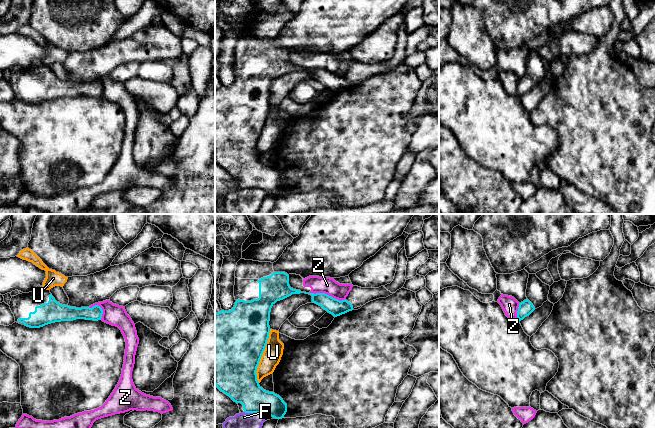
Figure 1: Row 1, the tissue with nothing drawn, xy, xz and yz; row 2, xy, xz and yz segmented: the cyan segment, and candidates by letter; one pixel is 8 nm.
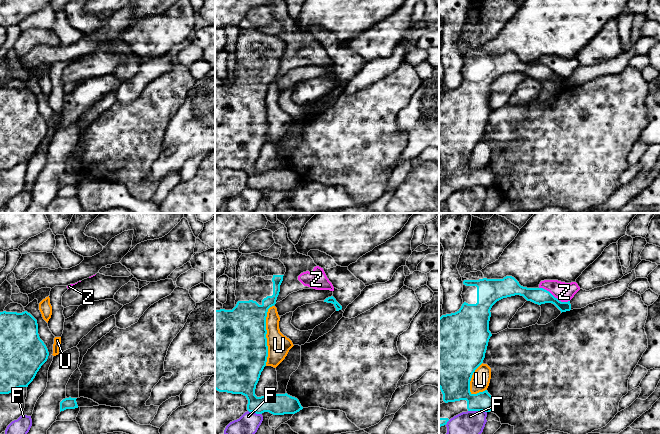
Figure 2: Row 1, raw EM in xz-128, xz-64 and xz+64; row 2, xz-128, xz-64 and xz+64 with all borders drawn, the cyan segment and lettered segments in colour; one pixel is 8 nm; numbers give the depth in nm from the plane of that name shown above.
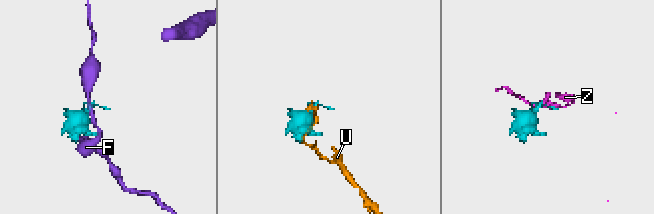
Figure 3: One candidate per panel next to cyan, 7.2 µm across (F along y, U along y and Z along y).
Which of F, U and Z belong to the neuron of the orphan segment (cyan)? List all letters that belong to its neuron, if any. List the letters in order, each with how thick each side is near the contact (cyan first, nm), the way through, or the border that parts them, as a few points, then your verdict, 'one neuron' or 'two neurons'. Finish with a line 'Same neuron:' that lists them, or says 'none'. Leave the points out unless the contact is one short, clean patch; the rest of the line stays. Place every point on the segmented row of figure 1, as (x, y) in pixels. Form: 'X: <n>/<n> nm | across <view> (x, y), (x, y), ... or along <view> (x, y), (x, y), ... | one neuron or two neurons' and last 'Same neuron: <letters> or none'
F: 280/130 nm | two neurons
U: 500/150 nm | two neurons
Z: 130/140 nm | along xz (310, 292), (326, 293), (340, 300), (345, 299) | two neurons
Same neuron: none

